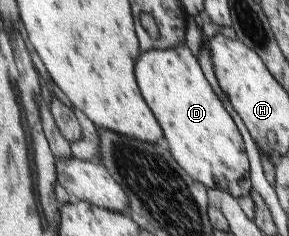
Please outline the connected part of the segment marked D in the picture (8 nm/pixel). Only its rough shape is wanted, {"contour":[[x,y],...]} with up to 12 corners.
{"contour":[[186,43],[135,73],[171,154],[207,188],[252,194],[243,135]]}

